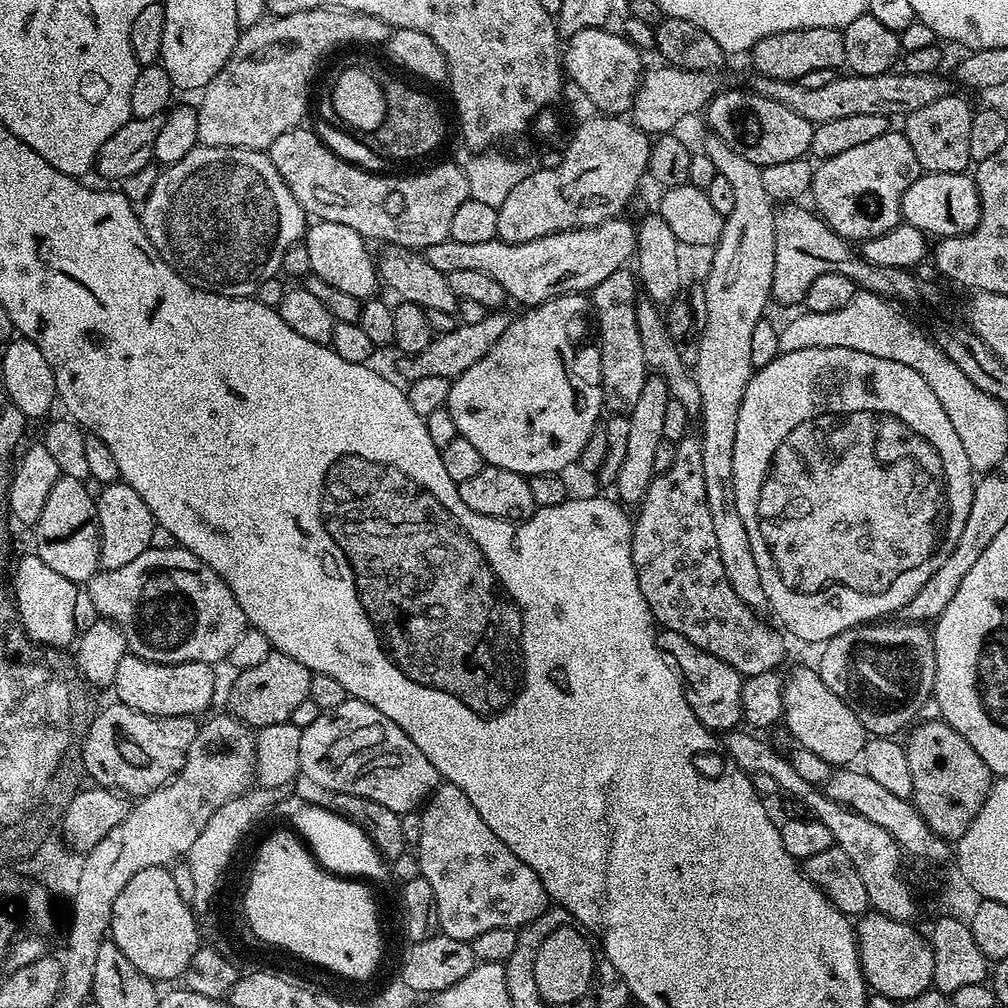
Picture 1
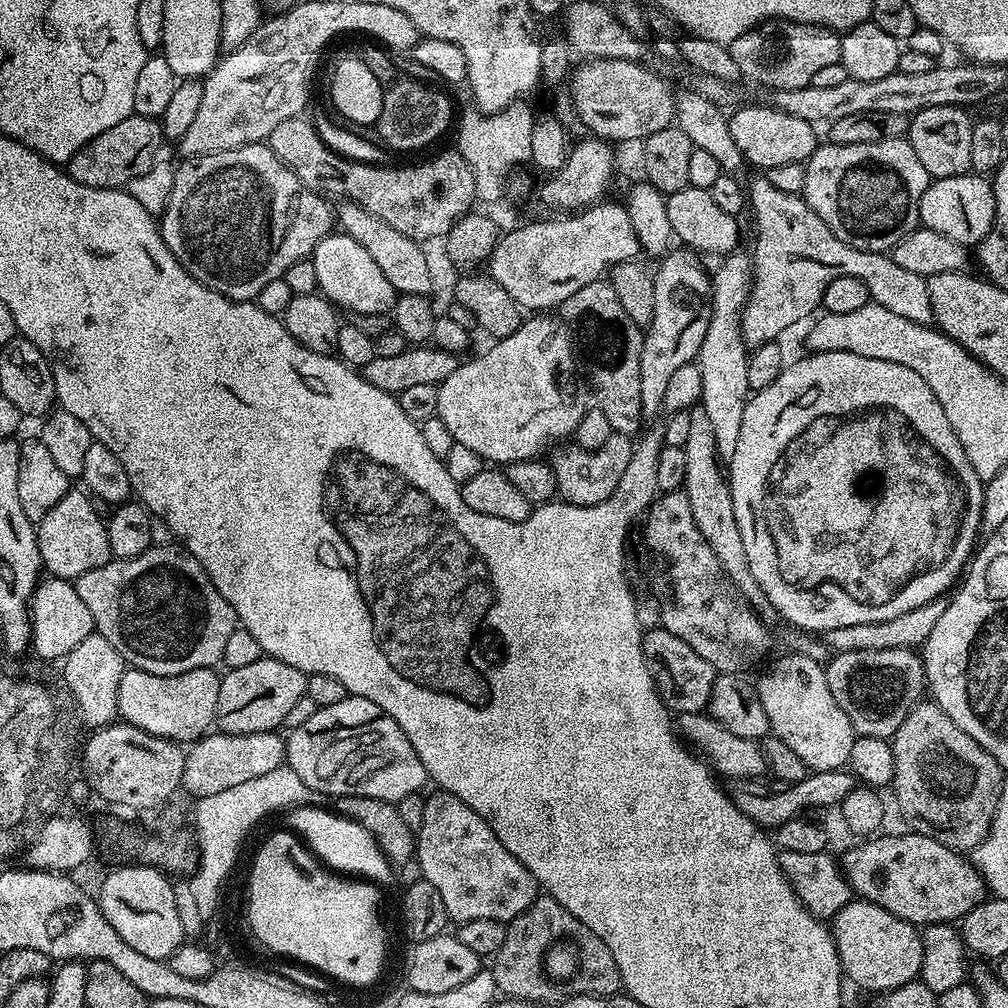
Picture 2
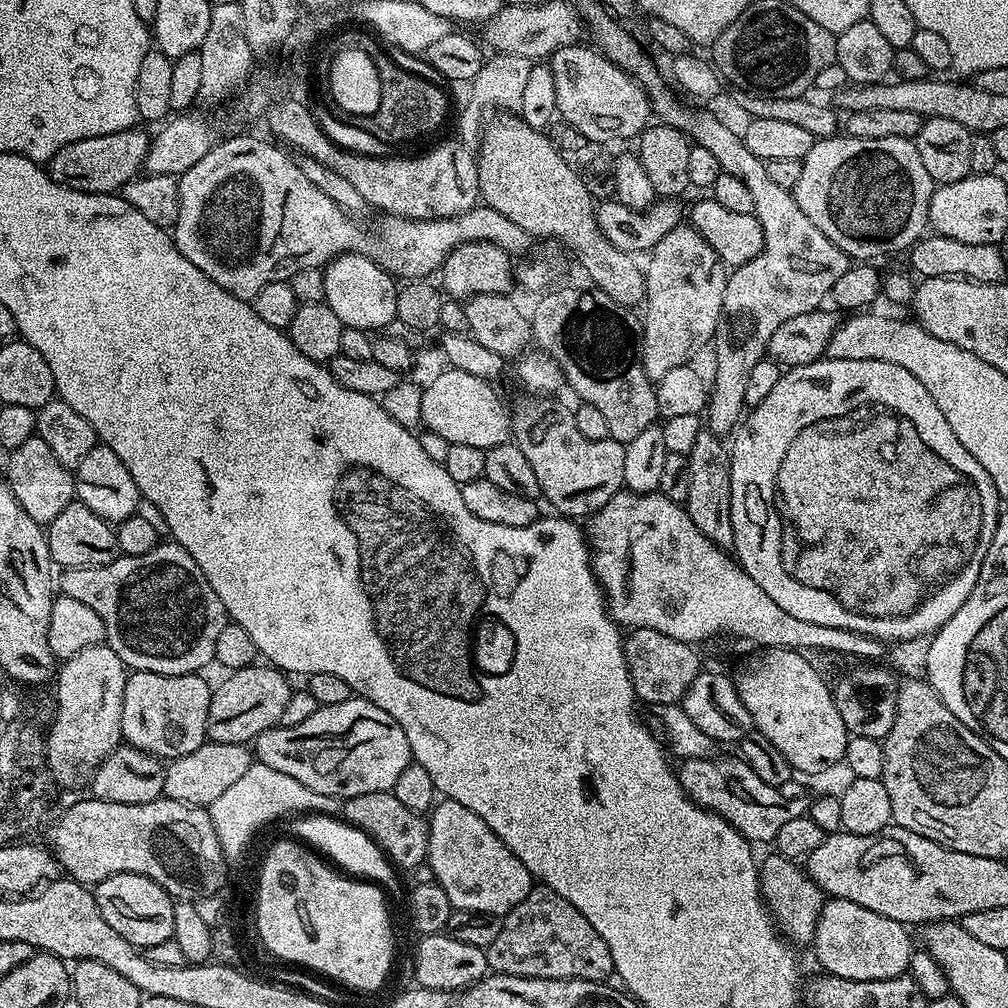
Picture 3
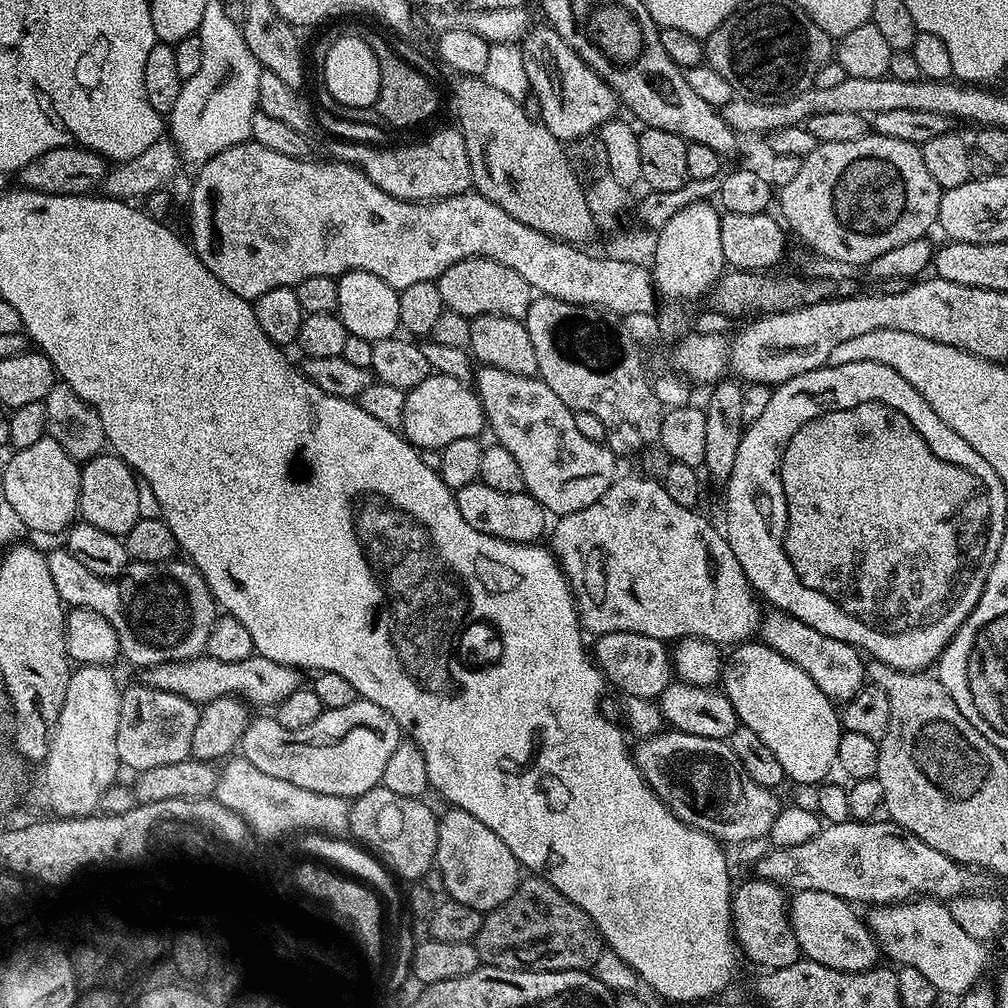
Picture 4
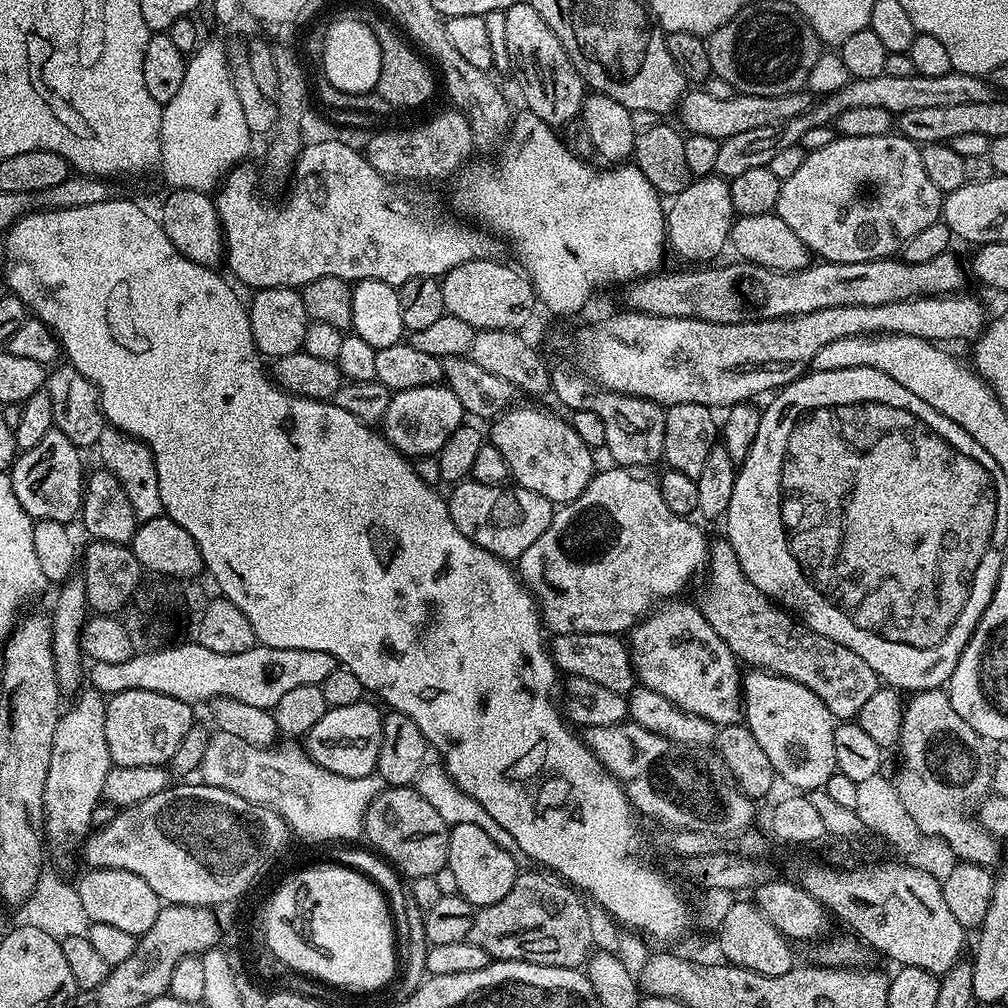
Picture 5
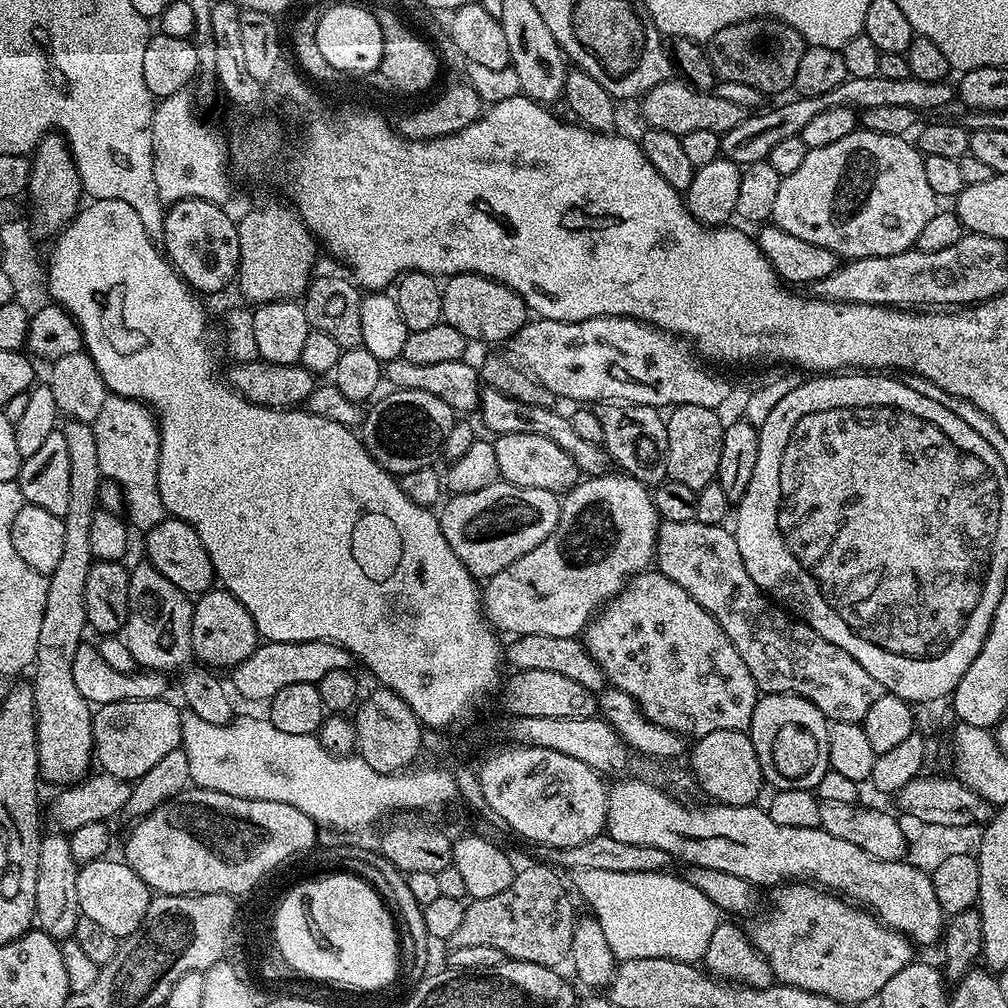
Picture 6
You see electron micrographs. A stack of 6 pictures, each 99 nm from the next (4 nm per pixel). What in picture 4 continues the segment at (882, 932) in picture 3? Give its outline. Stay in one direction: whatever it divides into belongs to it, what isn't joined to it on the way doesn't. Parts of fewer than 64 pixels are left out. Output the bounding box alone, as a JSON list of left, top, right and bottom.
[789,890,880,972]

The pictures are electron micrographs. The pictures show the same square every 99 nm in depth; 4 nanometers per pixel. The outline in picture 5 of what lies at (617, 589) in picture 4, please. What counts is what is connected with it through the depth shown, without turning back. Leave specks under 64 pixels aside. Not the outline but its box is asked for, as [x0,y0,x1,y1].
[518,466,710,633]

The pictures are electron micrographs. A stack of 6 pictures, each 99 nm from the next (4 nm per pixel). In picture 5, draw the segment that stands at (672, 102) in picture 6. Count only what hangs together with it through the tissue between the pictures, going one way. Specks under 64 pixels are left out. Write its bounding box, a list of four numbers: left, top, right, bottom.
[678,90,813,141]

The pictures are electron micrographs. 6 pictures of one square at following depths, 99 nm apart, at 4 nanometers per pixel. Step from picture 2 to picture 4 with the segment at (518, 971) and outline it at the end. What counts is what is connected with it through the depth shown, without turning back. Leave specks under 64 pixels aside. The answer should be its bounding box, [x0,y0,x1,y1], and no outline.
[478,878,606,972]

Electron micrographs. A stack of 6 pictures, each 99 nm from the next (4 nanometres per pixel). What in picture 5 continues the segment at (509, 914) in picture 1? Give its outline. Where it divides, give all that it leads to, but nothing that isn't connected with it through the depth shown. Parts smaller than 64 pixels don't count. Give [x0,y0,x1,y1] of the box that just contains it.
[447,824,518,910]

